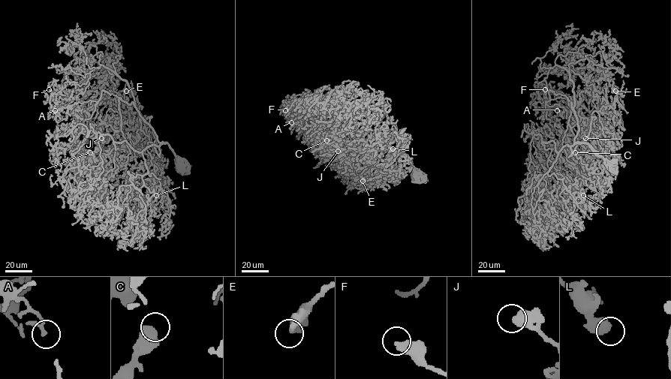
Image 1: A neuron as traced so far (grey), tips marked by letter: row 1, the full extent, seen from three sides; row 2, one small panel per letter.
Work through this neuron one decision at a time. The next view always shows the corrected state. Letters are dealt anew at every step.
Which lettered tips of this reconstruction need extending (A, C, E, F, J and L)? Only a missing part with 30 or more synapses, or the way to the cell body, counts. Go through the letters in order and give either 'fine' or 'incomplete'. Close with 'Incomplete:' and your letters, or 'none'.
A: fine
C: fine
E: fine
F: fine
J: fine
L: fine
Incomplete: none

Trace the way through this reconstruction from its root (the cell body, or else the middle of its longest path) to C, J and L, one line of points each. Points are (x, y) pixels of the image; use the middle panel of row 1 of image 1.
C: (416, 175), (419, 174), (395, 136), (364, 120), (350, 107), (354, 121), (341, 124), (322, 141), (326, 140)
J: (416, 175), (419, 174), (397, 140), (380, 143), (356, 133), (356, 146), (346, 144), (338, 157), (338, 151)
L: (416, 175), (419, 174), (399, 141), (379, 124), (385, 113), (399, 133), (386, 142), (384, 148), (392, 148)

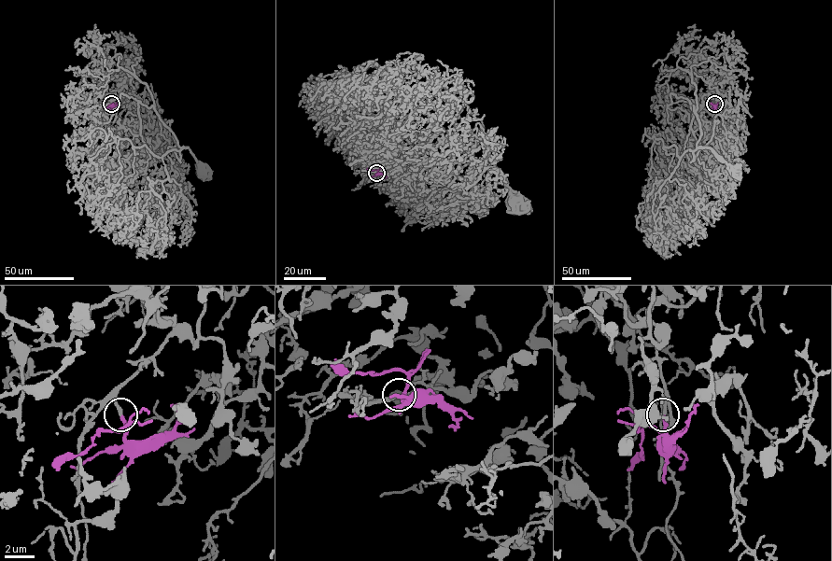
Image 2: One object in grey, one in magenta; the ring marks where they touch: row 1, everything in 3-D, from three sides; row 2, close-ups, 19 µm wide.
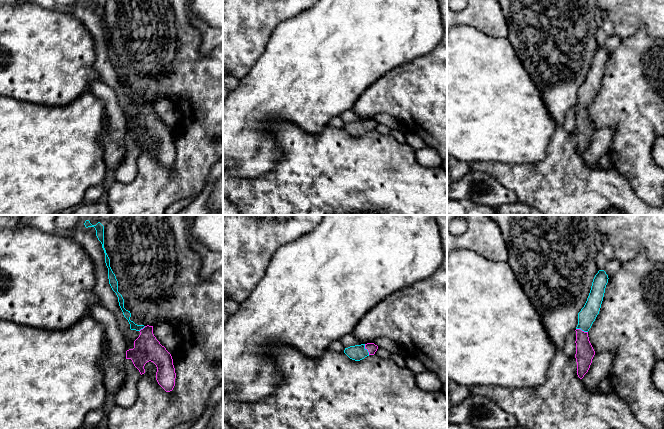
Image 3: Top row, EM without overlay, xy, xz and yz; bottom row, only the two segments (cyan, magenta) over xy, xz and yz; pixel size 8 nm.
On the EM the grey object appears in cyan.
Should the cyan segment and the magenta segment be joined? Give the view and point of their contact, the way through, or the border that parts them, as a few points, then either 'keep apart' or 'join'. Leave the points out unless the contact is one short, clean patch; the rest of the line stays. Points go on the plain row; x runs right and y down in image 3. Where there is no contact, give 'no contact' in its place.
xz (366, 125) | across xz (358, 128), (366, 125), (371, 123) | join

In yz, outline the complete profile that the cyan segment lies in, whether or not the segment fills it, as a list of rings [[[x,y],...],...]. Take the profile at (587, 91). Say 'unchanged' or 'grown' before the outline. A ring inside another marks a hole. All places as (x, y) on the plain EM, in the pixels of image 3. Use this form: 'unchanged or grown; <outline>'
grown; [[[604,46],[598,47],[593,55],[587,77],[578,89],[578,101],[575,106],[575,134],[577,138],[577,151],[580,155],[588,148],[595,131],[595,127],[589,117],[588,107],[599,90],[608,55],[608,51]]]

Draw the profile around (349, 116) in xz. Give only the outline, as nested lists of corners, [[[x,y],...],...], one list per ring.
[[[348,110],[344,112],[340,118],[343,120],[345,124],[348,124],[350,122],[355,122],[355,121],[361,121],[362,118],[359,117],[357,114],[355,114],[352,110]]]

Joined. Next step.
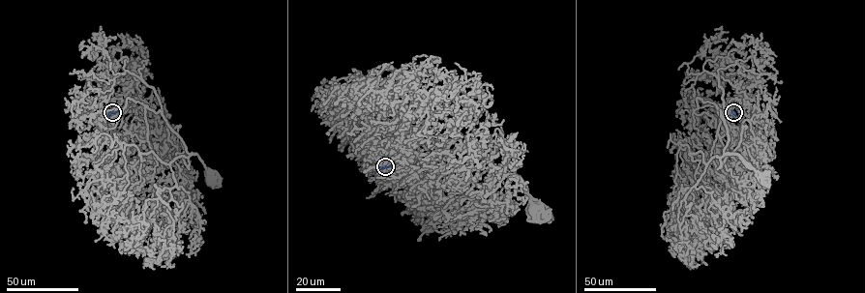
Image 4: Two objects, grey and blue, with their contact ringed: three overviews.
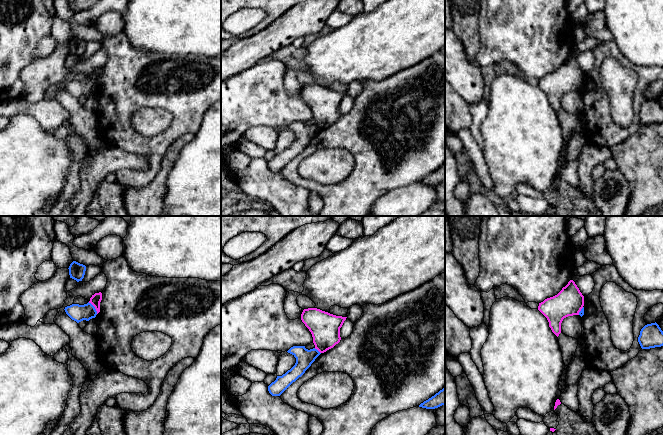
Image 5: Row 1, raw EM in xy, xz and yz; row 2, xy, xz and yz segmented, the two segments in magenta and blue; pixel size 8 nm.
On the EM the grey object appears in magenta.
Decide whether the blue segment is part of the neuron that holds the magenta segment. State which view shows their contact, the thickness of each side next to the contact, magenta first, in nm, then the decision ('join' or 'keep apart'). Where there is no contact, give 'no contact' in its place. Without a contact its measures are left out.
meets magenta in xy; 90 nm thick on the magenta side, 140 nm on the other; keep apart

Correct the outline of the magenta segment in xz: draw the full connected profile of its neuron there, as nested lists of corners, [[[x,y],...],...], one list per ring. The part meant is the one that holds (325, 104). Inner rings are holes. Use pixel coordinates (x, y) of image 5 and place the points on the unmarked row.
[[[317,84],[304,85],[301,90],[302,98],[312,110],[315,125],[320,129],[326,128],[340,118],[340,104],[346,94]]]

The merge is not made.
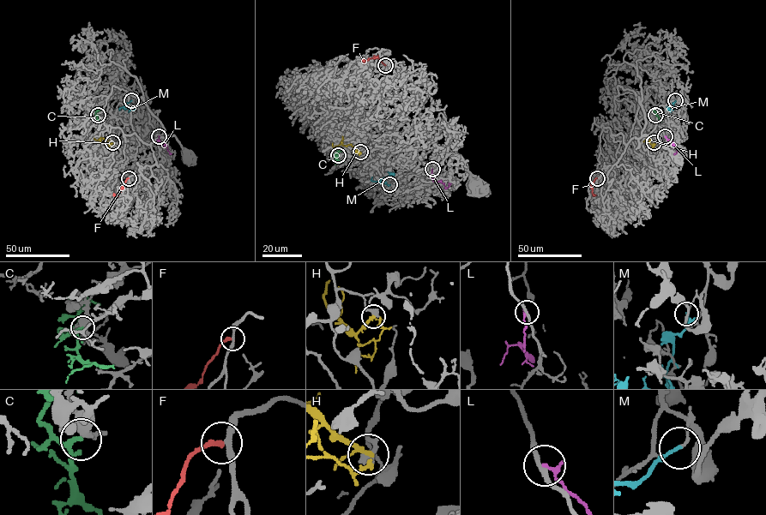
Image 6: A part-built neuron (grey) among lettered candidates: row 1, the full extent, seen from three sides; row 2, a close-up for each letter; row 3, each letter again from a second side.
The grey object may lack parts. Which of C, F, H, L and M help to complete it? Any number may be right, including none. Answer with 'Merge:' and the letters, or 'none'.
Merge: none

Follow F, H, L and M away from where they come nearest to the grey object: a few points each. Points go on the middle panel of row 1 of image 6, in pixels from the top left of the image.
F: (385, 65), (377, 56), (365, 61), (362, 58)
H: (360, 152), (351, 144), (334, 147), (332, 143)
L: (432, 169), (435, 182), (443, 183), (445, 188), (449, 182)
M: (389, 184), (377, 182), (392, 173)

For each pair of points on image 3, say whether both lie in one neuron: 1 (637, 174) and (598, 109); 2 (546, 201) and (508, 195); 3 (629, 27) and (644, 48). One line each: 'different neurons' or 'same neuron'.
1: same neuron
2: different neurons
3: different neurons

